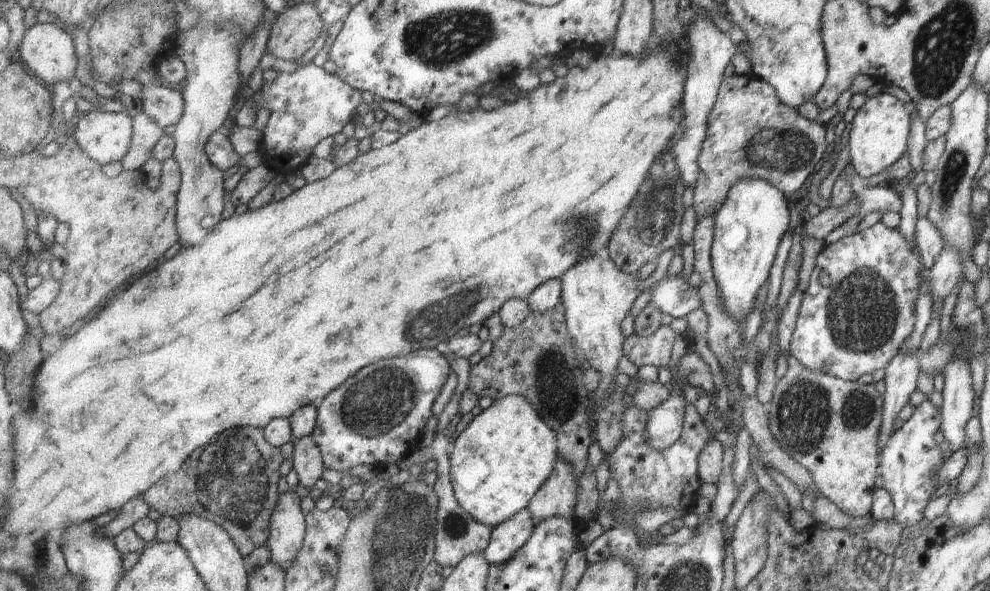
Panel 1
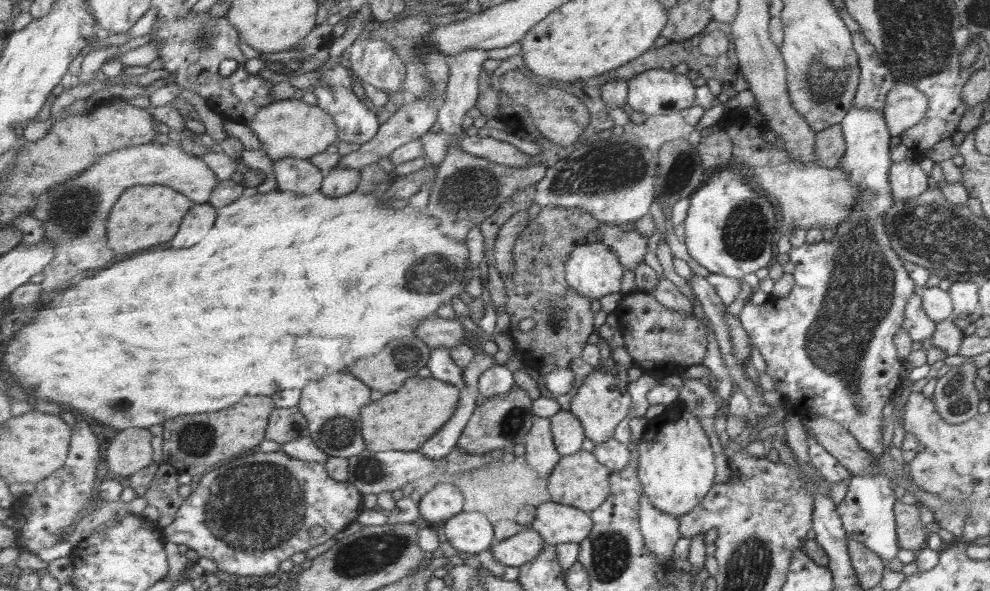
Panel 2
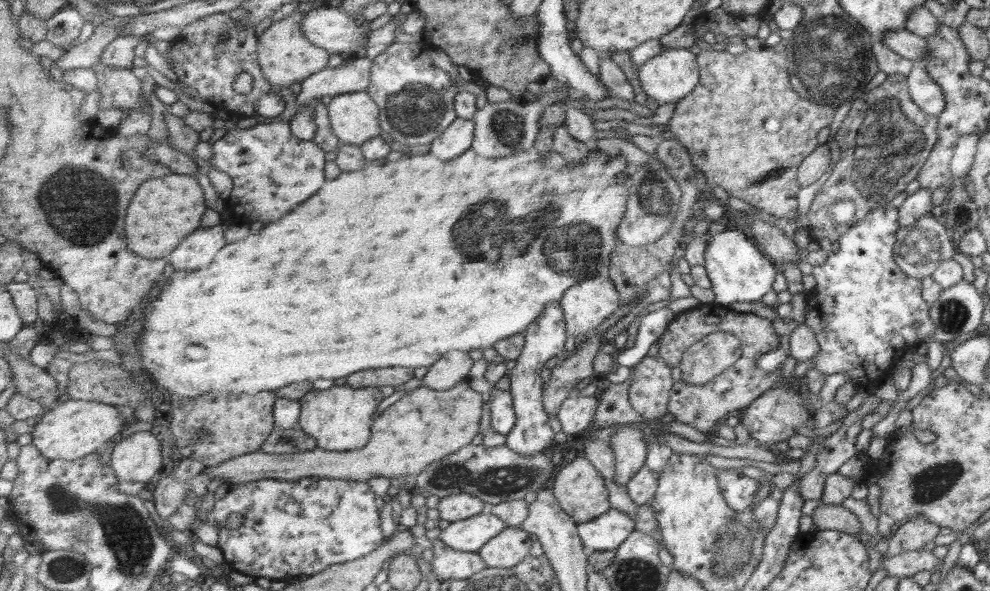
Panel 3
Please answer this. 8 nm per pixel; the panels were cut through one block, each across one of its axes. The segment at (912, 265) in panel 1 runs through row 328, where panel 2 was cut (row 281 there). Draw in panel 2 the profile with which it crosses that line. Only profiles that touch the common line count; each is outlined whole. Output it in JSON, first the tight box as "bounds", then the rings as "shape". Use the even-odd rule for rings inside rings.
{"bounds":[737,104,918,458],"shape":[[[852,104],[838,125],[845,151],[837,170],[843,170],[849,184],[857,188],[857,200],[843,223],[832,230],[832,239],[791,247],[786,253],[794,266],[795,284],[785,298],[769,296],[760,305],[746,302],[737,317],[748,340],[765,362],[764,373],[774,382],[772,391],[783,395],[793,414],[800,418],[807,414],[828,418],[845,428],[863,450],[880,458],[885,453],[879,431],[881,409],[902,382],[899,371],[903,361],[897,356],[892,338],[903,322],[905,303],[918,289],[909,279],[902,260],[893,252],[890,237],[885,235],[887,210],[894,200],[887,181],[889,166],[893,164],[889,155],[891,137],[882,114]]]}

